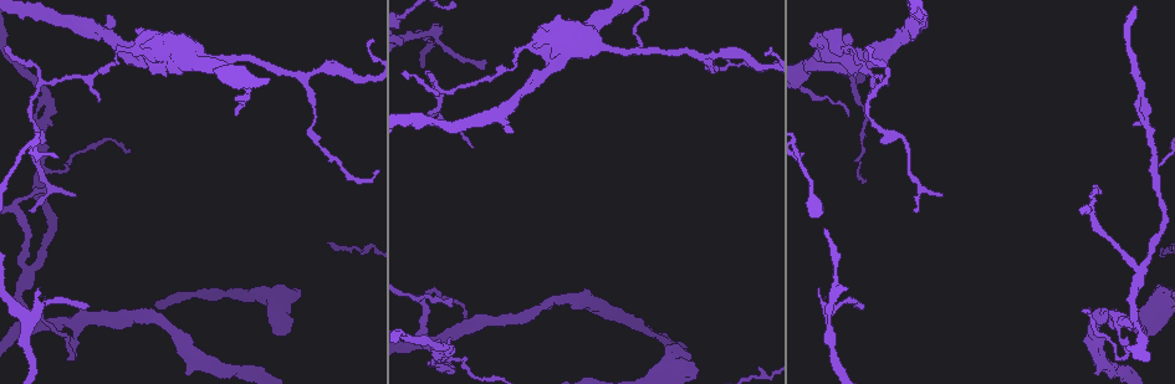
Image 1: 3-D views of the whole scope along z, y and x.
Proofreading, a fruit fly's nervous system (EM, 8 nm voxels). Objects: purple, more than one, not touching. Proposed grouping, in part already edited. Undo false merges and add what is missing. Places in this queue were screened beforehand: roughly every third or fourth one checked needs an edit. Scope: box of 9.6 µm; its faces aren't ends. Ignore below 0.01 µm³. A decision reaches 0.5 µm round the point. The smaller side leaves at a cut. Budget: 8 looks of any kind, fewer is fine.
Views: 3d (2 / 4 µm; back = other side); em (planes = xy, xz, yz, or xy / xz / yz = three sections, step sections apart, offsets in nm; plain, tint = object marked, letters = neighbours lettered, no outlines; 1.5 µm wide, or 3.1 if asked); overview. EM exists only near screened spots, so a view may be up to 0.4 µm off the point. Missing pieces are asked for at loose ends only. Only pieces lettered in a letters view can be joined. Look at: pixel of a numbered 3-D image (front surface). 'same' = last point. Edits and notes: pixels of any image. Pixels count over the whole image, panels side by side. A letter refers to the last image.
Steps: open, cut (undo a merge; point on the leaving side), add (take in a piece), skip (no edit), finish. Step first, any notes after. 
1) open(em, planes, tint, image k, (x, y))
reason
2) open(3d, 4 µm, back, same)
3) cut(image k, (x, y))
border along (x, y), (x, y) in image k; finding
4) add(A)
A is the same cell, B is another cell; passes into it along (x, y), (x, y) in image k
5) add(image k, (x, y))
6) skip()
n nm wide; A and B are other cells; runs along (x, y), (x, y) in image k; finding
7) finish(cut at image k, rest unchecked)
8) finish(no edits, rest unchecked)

open(3d, 4 µm, image 1, (687, 351))
thick end

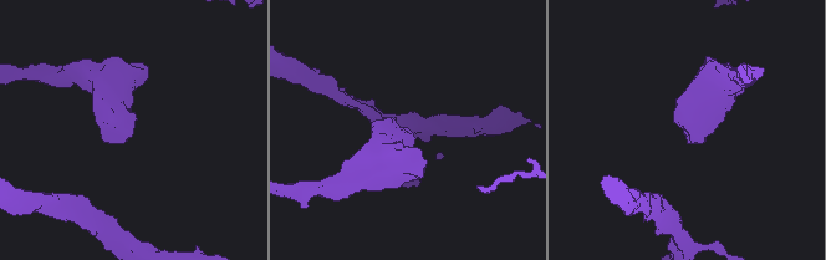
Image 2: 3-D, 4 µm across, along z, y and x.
open(em, xy, step 4, tint, image 2, (685, 135))
now the EM

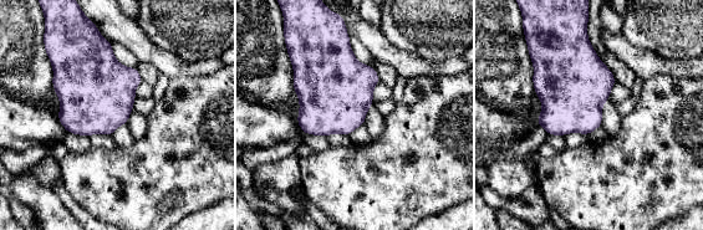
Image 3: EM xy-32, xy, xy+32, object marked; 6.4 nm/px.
open(em, yz, step 4, letters, same)
another direction

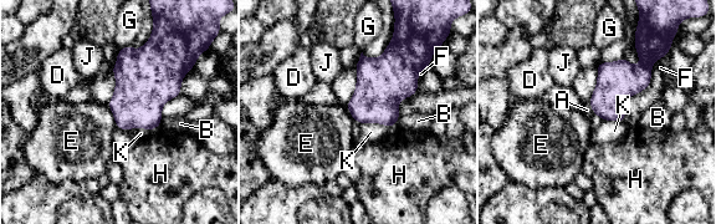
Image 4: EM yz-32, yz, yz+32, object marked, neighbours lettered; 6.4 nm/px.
skip()
A, B, D, E, F, G, H, J and K are other cells; none of them fits

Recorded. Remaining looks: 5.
open(em, planes, letters, image 1, (438, 23))
thin end

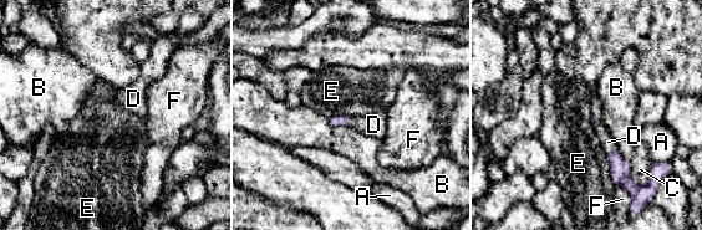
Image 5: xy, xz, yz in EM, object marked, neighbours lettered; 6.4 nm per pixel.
add(D)
E touches over 240 nm; D is the same cell, A, B, C, E and F are other cells; passes into it along (620, 168), (610, 151), (608, 142) in image 5; it goes on there

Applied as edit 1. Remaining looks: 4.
open(3d, 2 µm, image 1, (866, 107))
sharp bend

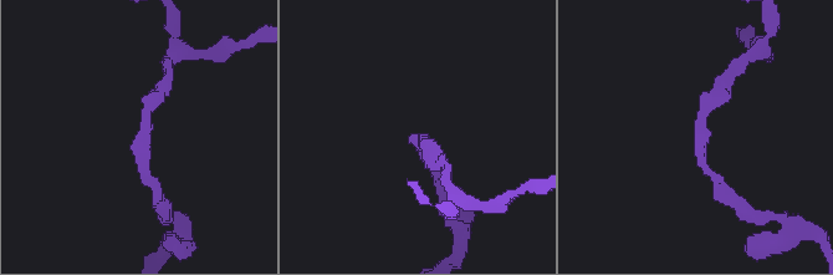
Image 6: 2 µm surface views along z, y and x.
open(em, planes, letters, image 6, (704, 144))
shape alone is not enough

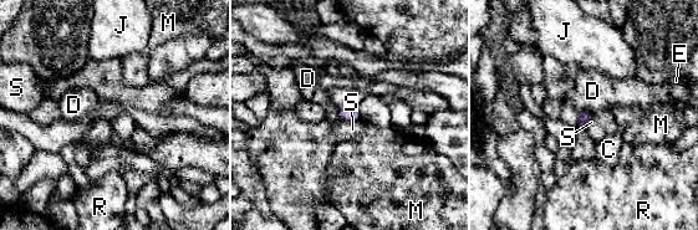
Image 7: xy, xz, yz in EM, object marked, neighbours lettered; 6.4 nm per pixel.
skip()
C, D, E, J, M, R and S are other cells; border along (360, 119), (346, 122) in image 7; all the same cell

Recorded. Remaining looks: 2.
finish(add at image 5, rest unchecked)

